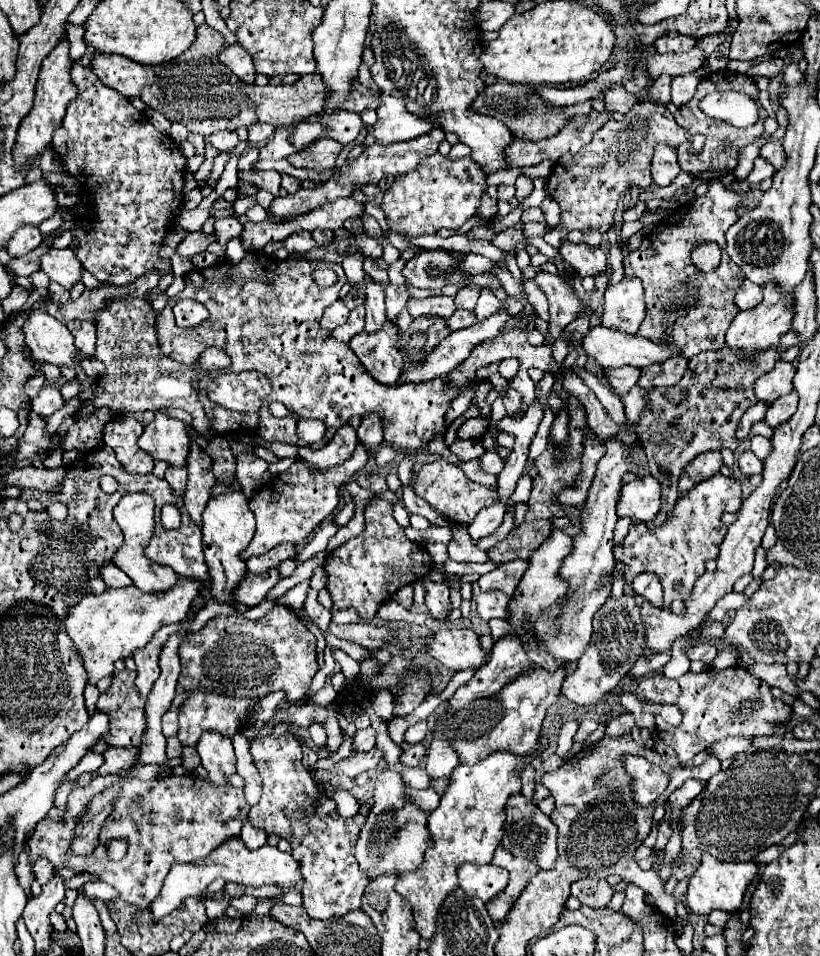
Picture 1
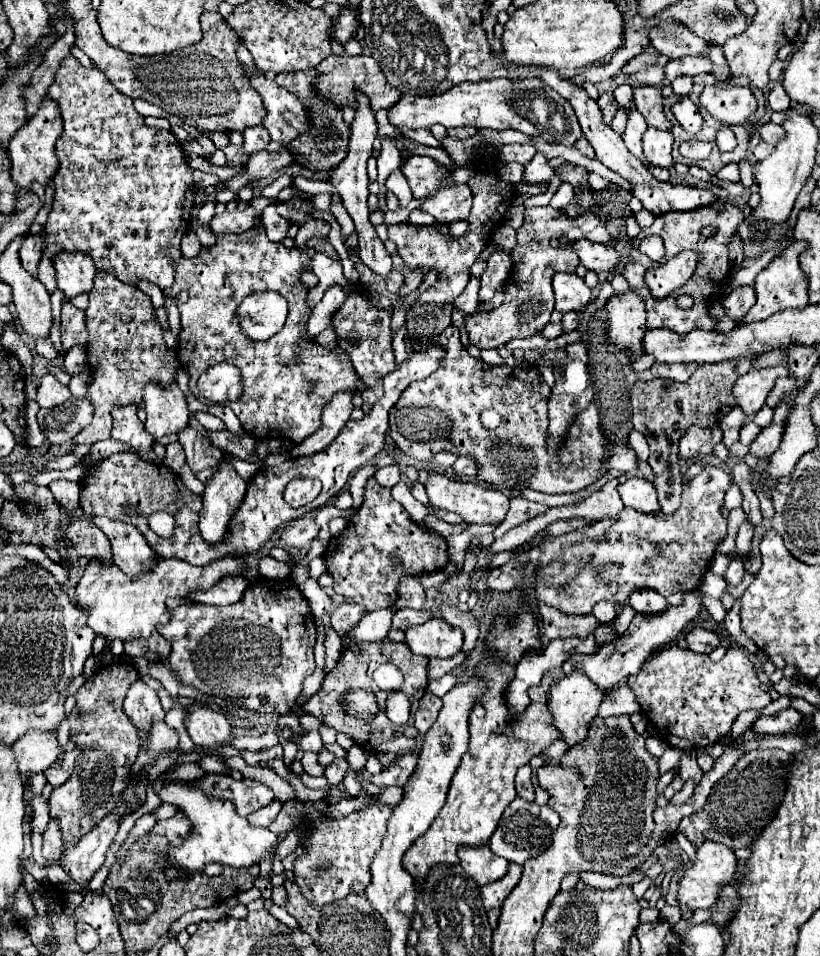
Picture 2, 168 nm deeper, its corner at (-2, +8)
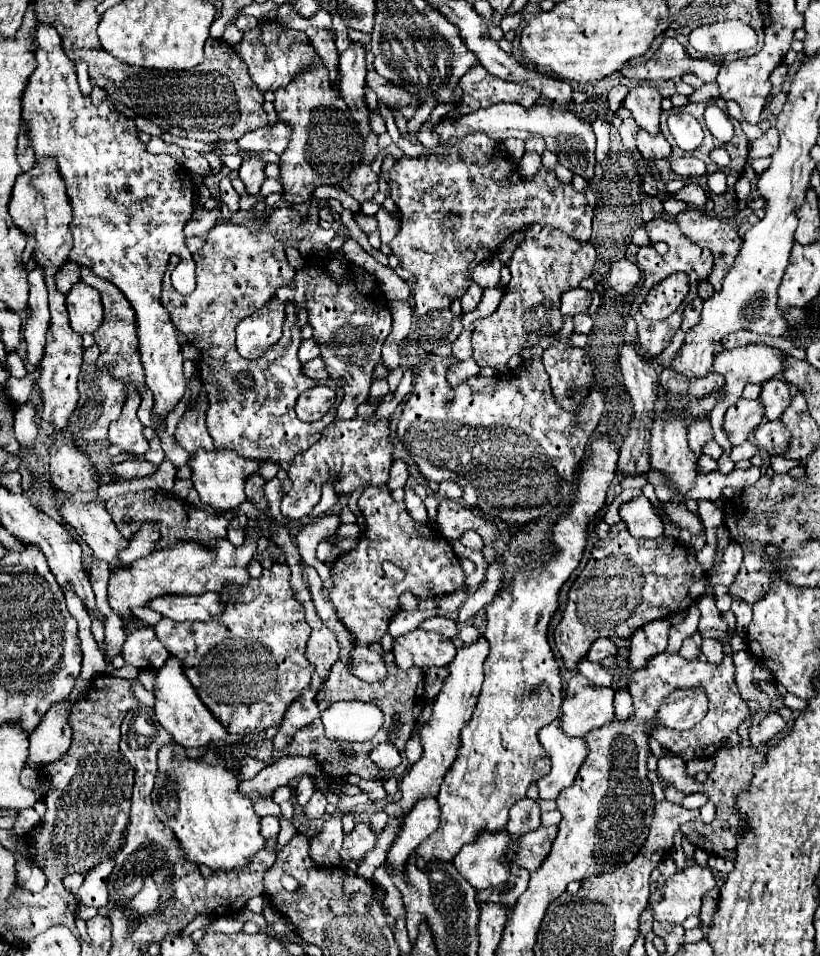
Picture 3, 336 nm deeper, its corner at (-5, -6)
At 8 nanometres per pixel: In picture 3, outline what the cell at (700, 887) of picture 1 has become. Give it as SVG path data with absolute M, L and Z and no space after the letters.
M691 866L677 872L665 882L665 898L653 912L655 920L683 924L687 916L699 916L703 894L715 888L715 874L711 868Z

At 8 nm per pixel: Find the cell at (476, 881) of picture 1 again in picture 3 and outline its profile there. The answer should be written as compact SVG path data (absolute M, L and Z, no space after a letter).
M507 832L483 834L479 842L467 844L459 850L453 864L459 874L475 886L475 890L493 888L509 880L509 866L503 864L503 850L507 848Z

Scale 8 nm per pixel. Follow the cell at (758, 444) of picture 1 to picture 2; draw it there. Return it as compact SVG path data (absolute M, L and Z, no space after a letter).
M754 422L744 424L744 426L740 428L740 442L742 442L744 446L750 446L750 444L754 442L754 438L758 436L758 432L760 432L760 428L758 428Z

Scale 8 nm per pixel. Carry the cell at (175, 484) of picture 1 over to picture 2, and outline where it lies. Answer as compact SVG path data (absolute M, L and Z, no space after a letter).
M172 442L166 446L166 458L164 458L164 464L170 466L174 472L178 472L182 468L182 464L186 462L186 456L184 456L184 450L180 448L178 442Z

